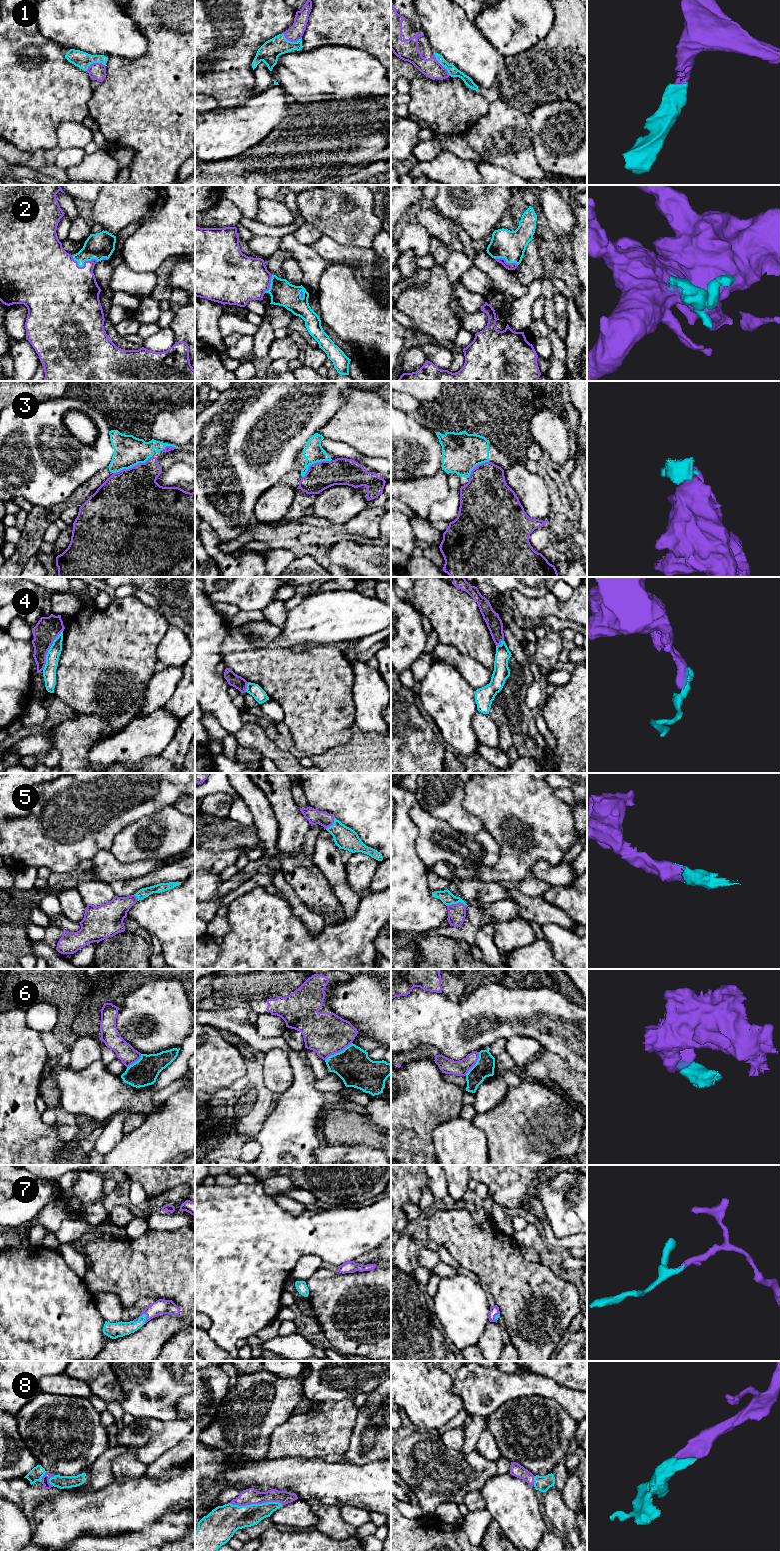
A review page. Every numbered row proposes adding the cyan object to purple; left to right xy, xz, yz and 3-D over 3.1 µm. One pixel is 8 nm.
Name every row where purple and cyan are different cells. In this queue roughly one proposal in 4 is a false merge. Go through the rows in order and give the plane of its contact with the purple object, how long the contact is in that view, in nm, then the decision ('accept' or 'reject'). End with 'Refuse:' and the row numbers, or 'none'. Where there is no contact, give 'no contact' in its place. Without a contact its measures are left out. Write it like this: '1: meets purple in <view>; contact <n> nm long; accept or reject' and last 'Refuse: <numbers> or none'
1: meets purple in yz; contact 240 nm long; accept
2: meets purple in xy; contact 220 nm long; accept
3: meets purple in xy; contact 360 nm long; accept
4: meets purple in xy; contact 360 nm long; accept
5: meets purple in yz; contact 170 nm long; accept
6: meets purple in xz; contact 260 nm long; reject
7: meets purple in xy; contact 130 nm long; accept
8: meets purple in xz; contact 420 nm long; accept
Refuse: 6

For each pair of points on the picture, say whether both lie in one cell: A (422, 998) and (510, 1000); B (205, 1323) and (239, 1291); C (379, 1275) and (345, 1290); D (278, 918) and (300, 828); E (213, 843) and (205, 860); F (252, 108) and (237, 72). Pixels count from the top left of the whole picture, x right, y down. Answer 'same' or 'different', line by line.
A: same
B: different
C: same
D: different
E: different
F: different

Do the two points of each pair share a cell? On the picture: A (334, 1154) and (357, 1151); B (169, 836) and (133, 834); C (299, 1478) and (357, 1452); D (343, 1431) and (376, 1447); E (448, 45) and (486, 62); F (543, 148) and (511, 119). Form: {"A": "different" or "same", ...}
{"A": "same", "B": "same", "C": "different", "D": "different", "E": "same", "F": "different"}

